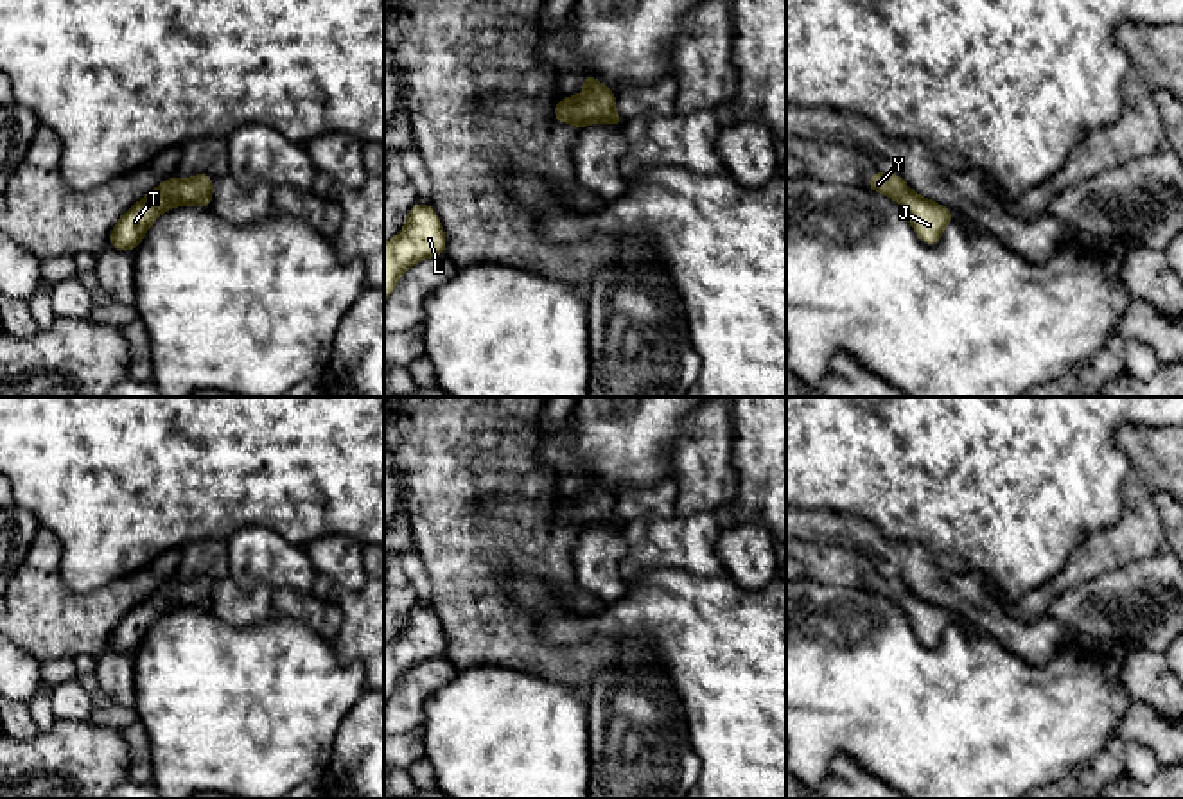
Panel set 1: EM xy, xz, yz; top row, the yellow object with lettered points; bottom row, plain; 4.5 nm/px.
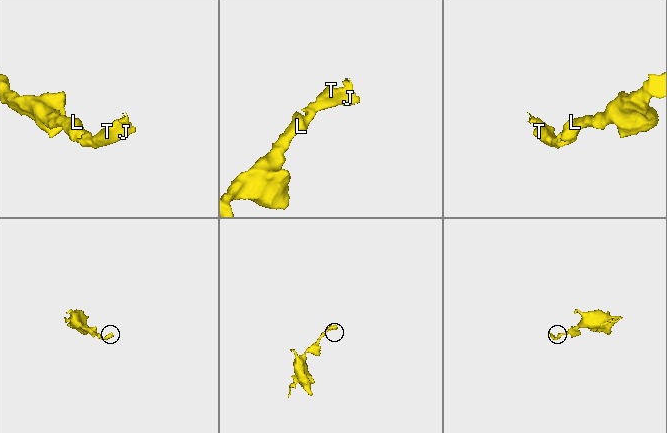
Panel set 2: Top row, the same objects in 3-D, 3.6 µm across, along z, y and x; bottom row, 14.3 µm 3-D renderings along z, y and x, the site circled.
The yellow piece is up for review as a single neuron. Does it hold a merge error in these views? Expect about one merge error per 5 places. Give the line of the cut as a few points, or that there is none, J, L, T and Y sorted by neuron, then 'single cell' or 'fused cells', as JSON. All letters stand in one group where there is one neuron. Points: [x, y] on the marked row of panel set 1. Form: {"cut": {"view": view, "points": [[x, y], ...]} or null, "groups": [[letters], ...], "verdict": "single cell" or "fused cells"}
{"cut": null, "groups": [["J", "L", "T", "Y"]], "verdict": "single cell"}

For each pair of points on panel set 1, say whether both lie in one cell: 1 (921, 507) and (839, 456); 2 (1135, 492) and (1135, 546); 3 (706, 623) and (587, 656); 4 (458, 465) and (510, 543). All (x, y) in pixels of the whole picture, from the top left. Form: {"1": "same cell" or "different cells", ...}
{"1": "same cell", "2": "same cell", "3": "different cells", "4": "same cell"}

